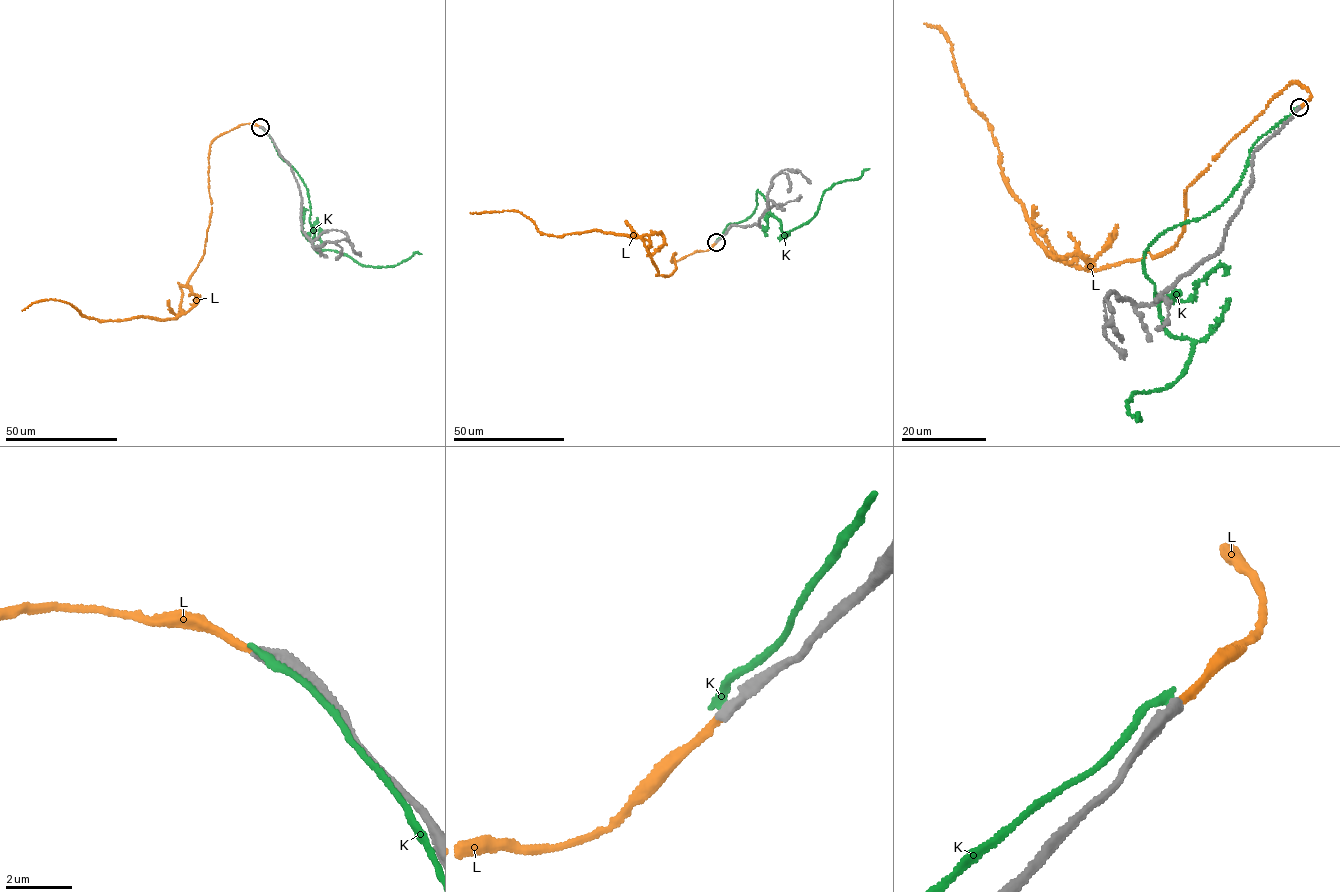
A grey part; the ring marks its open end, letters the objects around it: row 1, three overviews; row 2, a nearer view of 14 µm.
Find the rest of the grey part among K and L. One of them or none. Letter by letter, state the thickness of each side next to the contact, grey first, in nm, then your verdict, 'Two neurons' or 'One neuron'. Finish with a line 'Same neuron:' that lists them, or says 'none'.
K: Thickness 400 nm (grey) against 220 nm. Two neurons
L: Thickness 360 nm (grey) against 240 nm. One neuron
Same neuron: L

